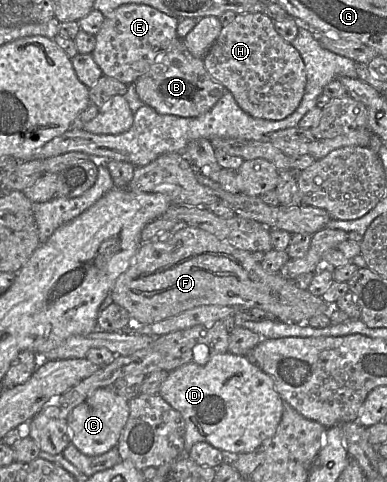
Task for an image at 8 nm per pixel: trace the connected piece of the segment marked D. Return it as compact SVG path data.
M228 351L210 356L205 364L198 364L193 360L171 371L162 384L159 395L177 410L185 421L185 443L180 457L189 456L192 446L200 441L206 441L221 451L233 454L253 452L274 436L283 414L284 400L270 375L248 357Z

